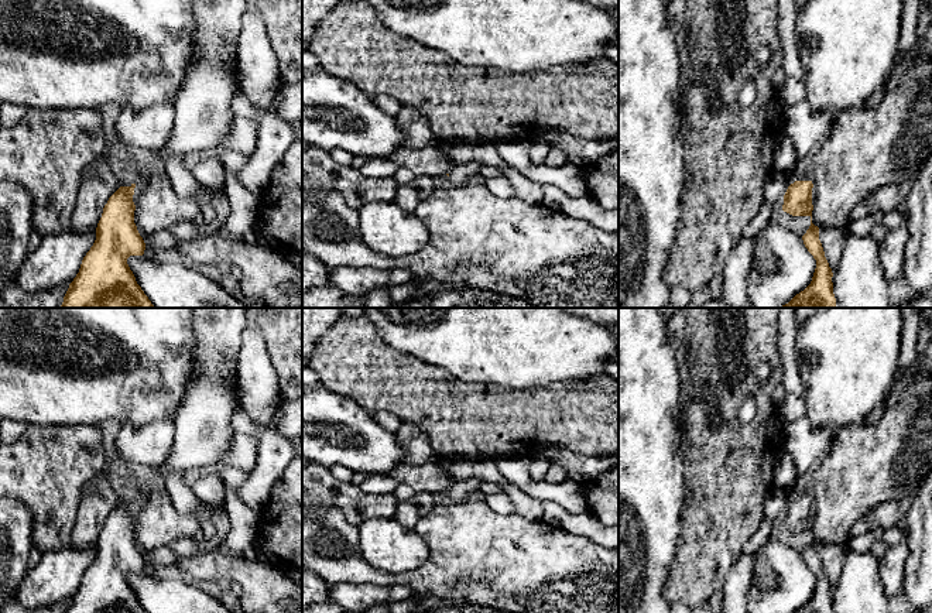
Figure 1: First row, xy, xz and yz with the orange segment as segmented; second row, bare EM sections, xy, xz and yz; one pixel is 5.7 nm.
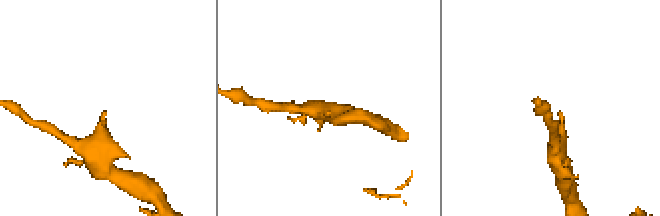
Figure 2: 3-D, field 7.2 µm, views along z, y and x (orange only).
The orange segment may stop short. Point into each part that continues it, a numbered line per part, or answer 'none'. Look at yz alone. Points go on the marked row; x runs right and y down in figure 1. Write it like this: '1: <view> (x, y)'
1: yz (785, 160)

